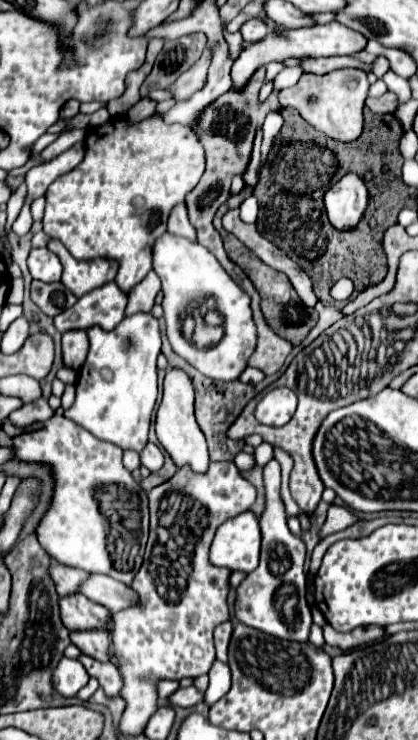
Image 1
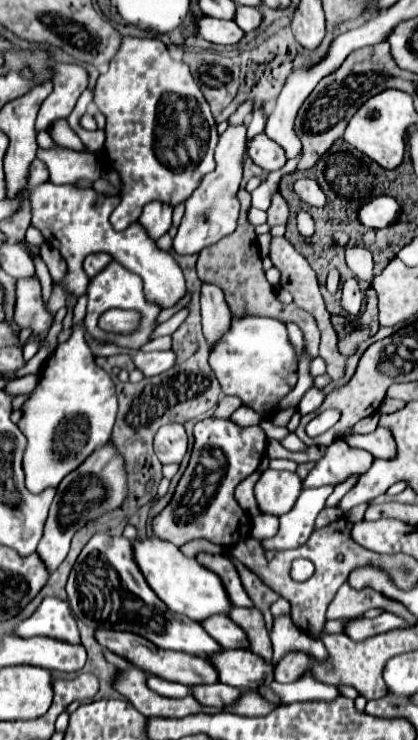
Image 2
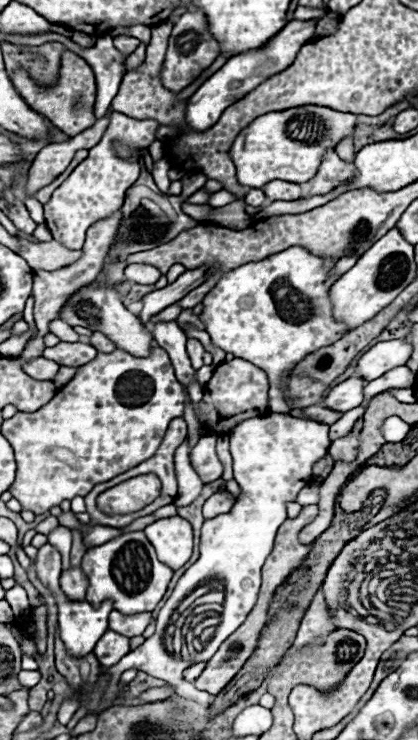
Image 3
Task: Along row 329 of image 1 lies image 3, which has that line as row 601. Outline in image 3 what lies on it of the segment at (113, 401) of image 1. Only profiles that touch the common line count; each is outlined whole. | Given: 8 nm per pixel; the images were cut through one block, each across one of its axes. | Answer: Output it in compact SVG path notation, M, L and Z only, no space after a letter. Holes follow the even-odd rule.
M128 532L122 534L102 546L94 546L86 550L82 558L82 570L88 576L88 592L86 600L98 606L102 600L112 598L114 600L114 610L120 610L124 614L138 614L138 612L152 612L156 604L162 600L166 594L168 582L172 578L172 570L166 564L160 564L156 558L156 550L152 544L142 536L142 532ZM128 554L138 554L134 556L136 560L106 560L106 558L126 558Z

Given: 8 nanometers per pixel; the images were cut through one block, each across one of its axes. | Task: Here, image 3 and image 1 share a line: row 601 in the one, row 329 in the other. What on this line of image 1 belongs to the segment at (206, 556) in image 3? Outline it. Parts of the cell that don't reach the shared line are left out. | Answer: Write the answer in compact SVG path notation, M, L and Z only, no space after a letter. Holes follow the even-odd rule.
M164 234L154 244L154 272L162 280L162 308L166 318L166 334L168 340L178 356L188 360L198 372L202 372L208 378L232 382L238 380L244 368L248 366L248 358L254 352L256 346L256 324L252 320L252 308L250 308L250 296L230 278L228 272L218 264L216 256L210 254L200 244L192 244L190 240L184 240L180 236ZM214 296L216 308L224 318L224 338L214 344L212 348L196 348L182 336L182 314L186 312L186 304L190 300L204 300Z

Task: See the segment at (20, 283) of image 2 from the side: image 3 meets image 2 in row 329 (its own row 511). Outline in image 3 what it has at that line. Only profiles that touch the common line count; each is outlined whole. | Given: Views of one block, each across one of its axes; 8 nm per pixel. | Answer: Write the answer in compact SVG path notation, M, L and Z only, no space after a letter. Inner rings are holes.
M152 348L146 358L132 356L126 350L114 350L110 354L98 352L94 360L78 368L74 378L60 388L48 404L36 412L18 412L4 420L2 434L12 444L18 464L16 480L8 488L12 498L20 502L22 510L44 514L64 500L86 496L94 484L126 472L142 460L150 460L158 452L170 420L184 414L184 400L184 386L178 384L170 358L162 348Z

